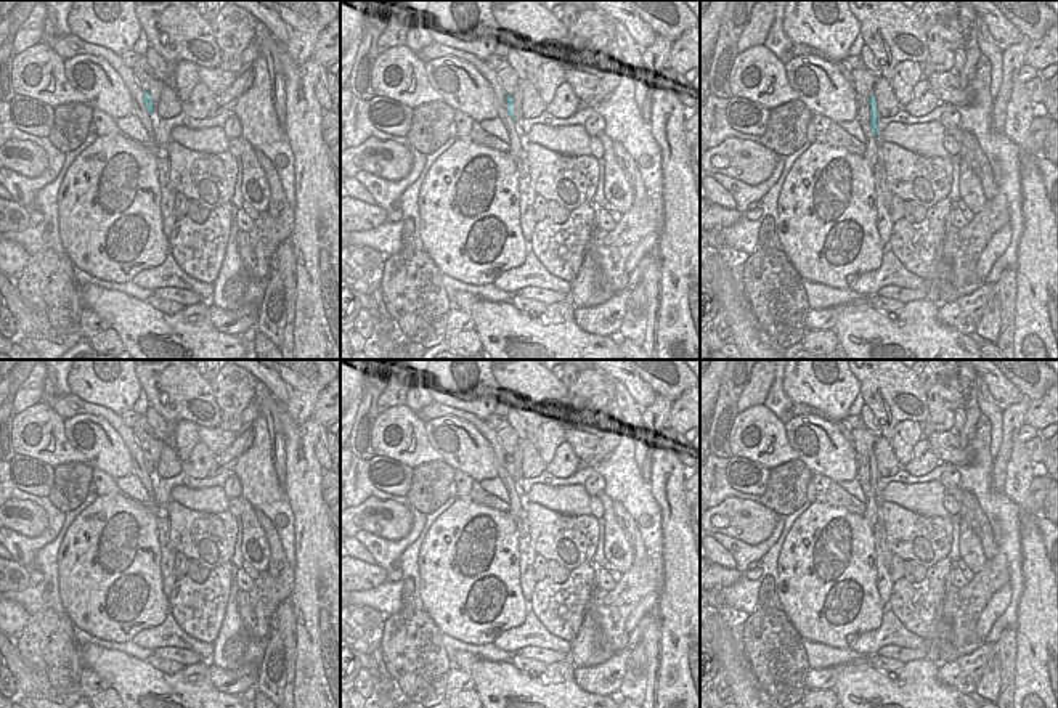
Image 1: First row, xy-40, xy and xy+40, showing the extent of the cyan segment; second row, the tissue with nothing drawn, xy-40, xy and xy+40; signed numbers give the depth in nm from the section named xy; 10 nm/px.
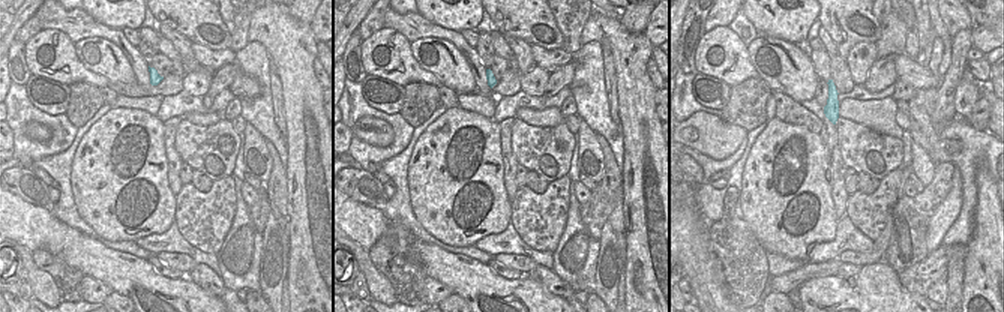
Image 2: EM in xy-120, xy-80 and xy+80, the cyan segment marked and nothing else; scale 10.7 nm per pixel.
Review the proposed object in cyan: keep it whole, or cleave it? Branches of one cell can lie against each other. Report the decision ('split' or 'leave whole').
leave whole

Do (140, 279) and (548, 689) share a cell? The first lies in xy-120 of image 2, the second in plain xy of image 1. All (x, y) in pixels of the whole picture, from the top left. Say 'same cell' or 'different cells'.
same cell

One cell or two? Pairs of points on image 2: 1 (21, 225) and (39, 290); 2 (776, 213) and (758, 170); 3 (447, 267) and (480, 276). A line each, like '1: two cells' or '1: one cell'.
1: two cells
2: one cell
3: one cell

